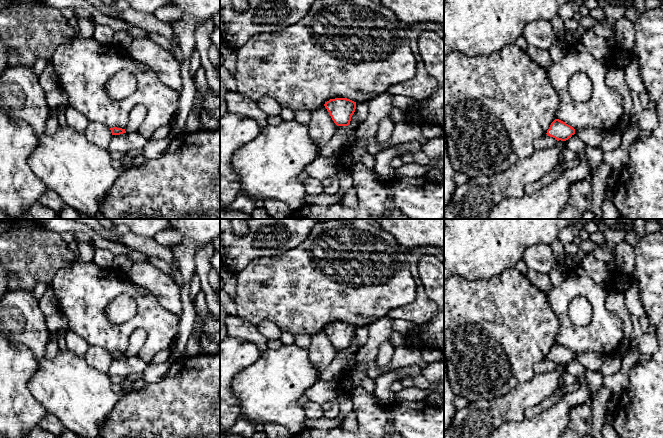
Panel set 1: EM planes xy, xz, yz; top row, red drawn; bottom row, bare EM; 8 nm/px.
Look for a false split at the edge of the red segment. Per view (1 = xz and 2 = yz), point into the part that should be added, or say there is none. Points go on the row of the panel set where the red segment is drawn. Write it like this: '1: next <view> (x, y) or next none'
1: next none
2: next none

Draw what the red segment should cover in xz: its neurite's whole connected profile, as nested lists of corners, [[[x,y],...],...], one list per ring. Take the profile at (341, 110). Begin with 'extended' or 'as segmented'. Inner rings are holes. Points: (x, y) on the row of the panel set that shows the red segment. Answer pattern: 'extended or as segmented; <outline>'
as segmented; [[[335,98],[325,102],[325,108],[337,126],[348,126],[356,109],[356,102],[347,98]]]

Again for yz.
as segmented; [[[555,119],[546,133],[548,136],[555,138],[557,141],[566,141],[575,134],[575,129],[565,122]]]

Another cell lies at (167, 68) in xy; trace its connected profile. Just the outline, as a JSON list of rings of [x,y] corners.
[[[149,39],[134,40],[128,52],[133,58],[152,68],[164,85],[181,93],[181,67],[171,52]]]

